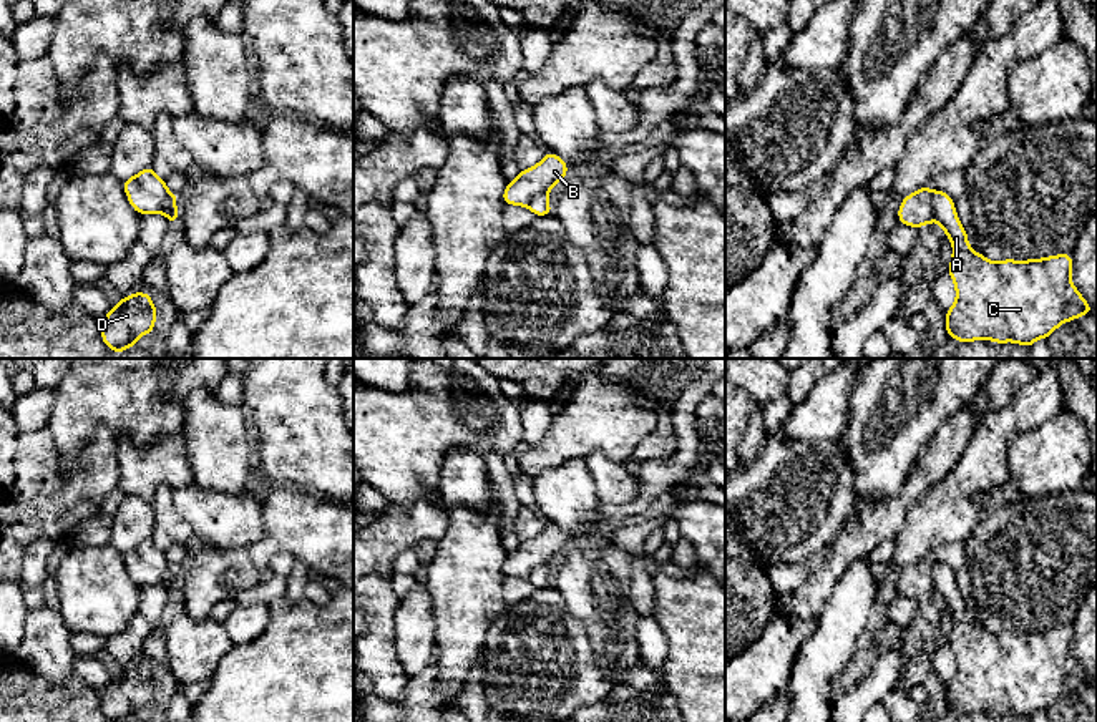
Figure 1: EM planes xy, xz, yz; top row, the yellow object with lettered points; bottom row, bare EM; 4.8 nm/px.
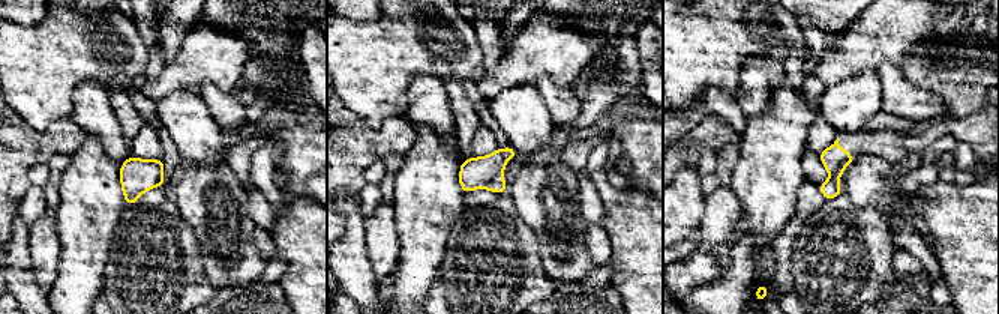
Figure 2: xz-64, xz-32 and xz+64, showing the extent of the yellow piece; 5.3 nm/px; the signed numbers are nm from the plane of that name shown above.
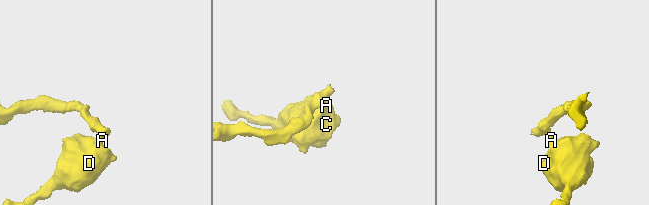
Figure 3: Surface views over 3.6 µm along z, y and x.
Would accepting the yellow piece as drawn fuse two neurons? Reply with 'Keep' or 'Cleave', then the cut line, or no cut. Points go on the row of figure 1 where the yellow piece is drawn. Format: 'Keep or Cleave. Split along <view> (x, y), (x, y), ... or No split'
Cleave. Split along yz (936, 191), (933, 218)

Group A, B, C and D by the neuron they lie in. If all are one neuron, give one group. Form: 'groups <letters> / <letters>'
groups A C D / B

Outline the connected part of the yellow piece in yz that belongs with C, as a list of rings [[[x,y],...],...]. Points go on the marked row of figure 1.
[[[934,193],[933,209],[934,219],[953,242],[948,272],[956,285],[956,302],[946,312],[946,334],[959,344],[987,339],[996,344],[1016,342],[1031,349],[1037,339],[1049,339],[1064,322],[1094,312],[1070,281],[1072,254],[992,262],[969,247],[968,232],[959,224],[954,201],[948,193]]]

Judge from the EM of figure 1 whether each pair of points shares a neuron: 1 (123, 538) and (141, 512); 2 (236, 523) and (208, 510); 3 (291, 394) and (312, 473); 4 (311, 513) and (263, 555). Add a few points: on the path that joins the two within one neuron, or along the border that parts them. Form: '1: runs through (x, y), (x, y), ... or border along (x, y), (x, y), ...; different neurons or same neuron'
1: runs through (128, 531), (135, 518); same neuron
2: runs through (229, 521), (214, 515); same neuron
3: runs through (296, 414), (299, 434), (312, 447), (312, 453); same neuron
4: runs through (299, 523), (294, 523), (274, 543); same neuron

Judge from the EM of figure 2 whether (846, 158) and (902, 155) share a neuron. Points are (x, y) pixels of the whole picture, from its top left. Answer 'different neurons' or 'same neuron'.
same neuron

